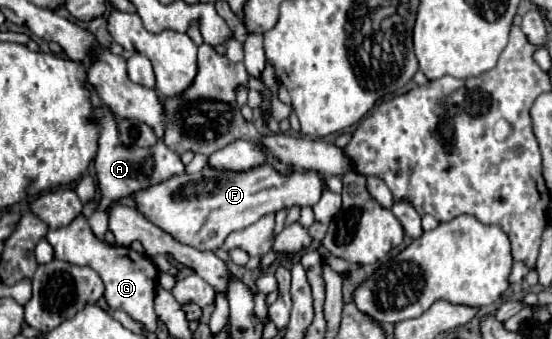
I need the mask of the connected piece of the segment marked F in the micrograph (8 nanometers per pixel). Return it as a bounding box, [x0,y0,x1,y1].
[133,162,325,250]

